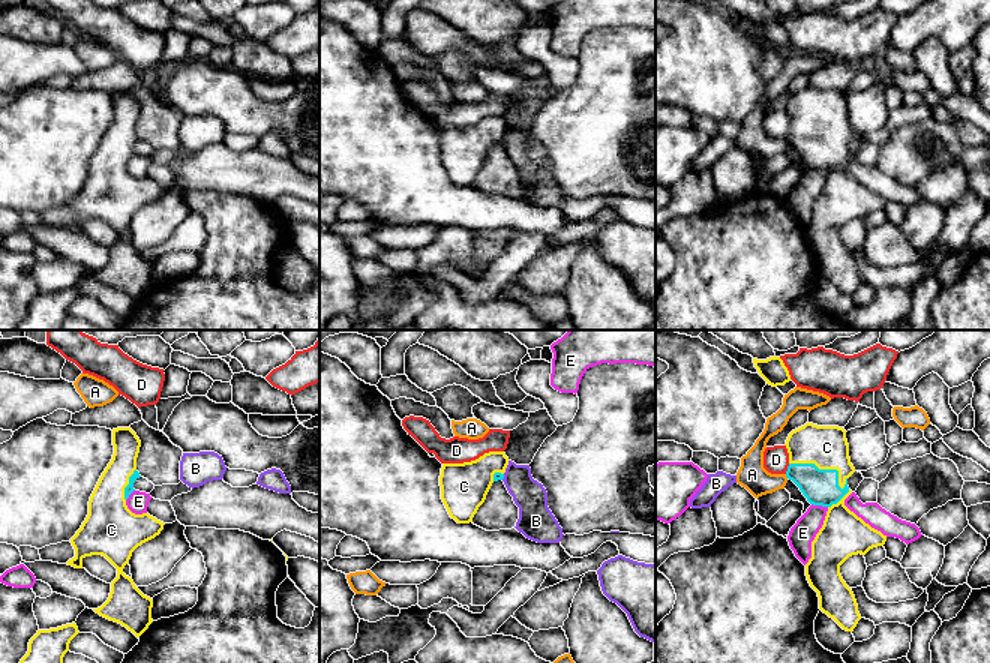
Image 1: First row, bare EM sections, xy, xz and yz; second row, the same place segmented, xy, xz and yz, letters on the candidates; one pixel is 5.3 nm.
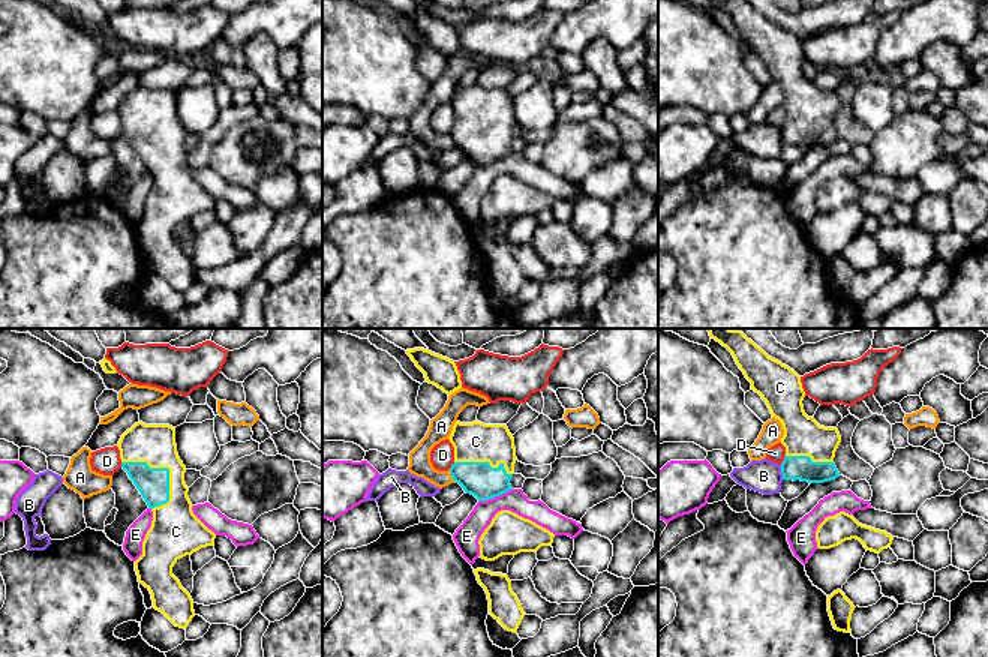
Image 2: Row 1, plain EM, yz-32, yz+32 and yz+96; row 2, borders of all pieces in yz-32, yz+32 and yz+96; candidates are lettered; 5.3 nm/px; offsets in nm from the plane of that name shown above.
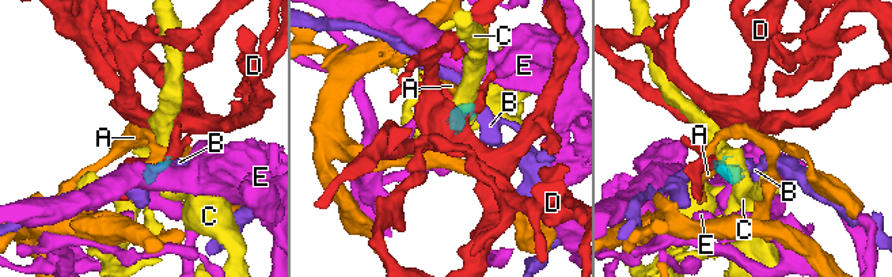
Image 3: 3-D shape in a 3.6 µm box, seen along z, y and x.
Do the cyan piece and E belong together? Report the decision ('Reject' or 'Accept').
Reject

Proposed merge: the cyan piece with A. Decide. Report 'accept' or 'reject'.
reject

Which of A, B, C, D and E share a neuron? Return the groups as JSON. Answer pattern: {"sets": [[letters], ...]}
{"sets": [["A"], ["B"], ["C"], ["D"], ["E"]]}

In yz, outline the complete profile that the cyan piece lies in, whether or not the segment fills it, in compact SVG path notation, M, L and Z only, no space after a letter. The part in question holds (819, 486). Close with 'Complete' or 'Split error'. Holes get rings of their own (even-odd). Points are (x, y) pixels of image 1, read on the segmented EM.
M806 423L786 440L792 480L807 501L826 507L822 528L812 542L806 576L818 592L819 609L843 630L854 632L861 615L852 590L840 574L840 566L852 555L866 555L884 546L886 536L872 528L844 506L852 494L848 478L855 472L849 458L846 430L838 426Z. Split error

